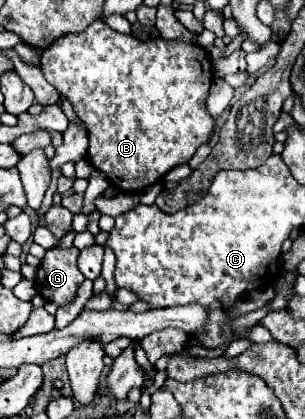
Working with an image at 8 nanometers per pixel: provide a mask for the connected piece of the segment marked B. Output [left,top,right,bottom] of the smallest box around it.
[41,21,213,193]

